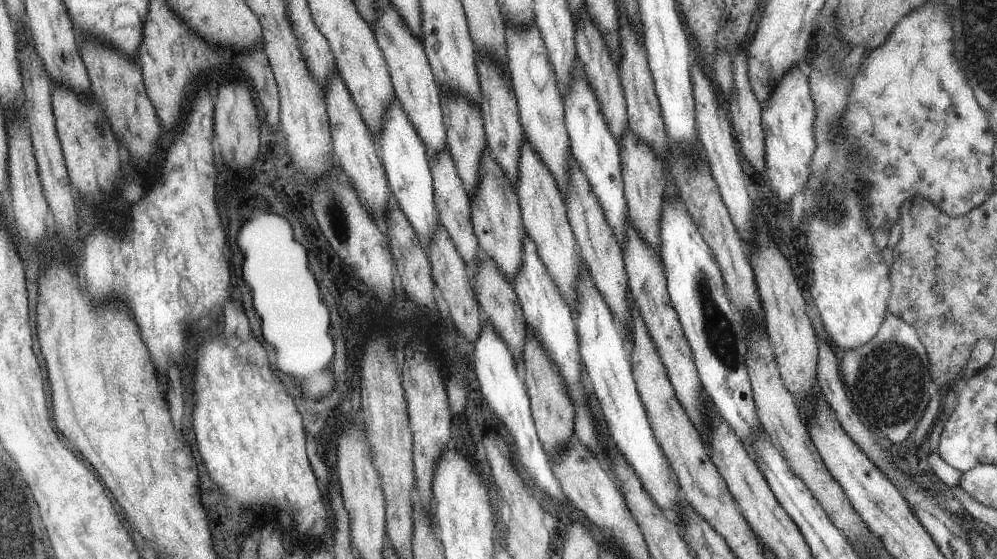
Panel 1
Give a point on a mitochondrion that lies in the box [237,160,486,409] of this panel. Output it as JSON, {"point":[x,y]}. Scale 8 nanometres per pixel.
{"point":[335,209]}

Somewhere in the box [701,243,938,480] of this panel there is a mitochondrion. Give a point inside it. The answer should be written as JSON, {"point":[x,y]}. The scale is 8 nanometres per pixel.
{"point":[889,381]}

